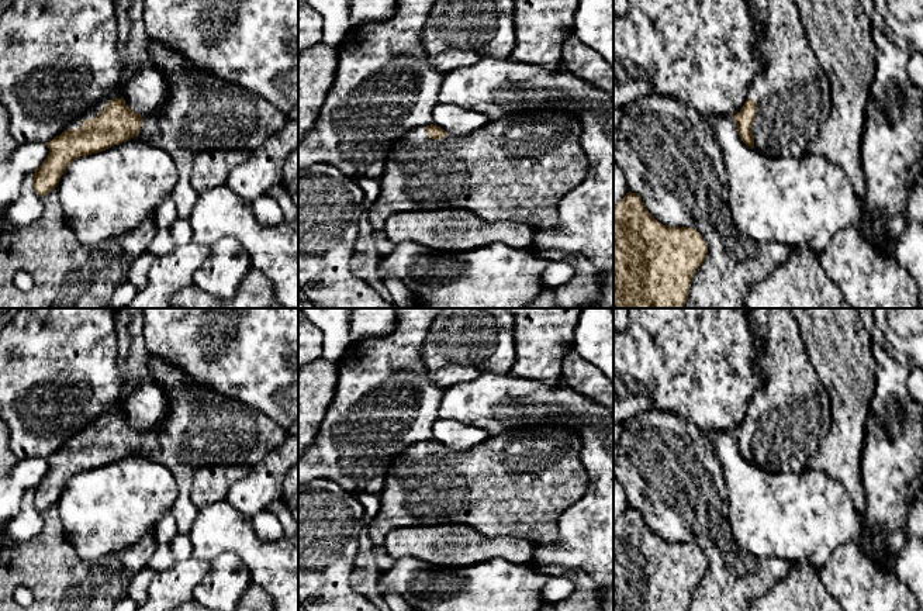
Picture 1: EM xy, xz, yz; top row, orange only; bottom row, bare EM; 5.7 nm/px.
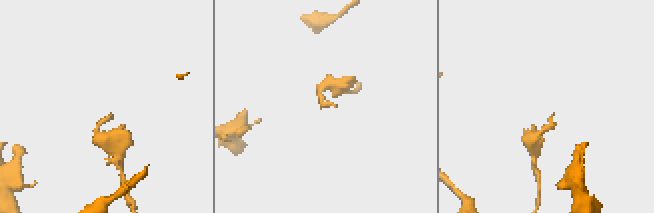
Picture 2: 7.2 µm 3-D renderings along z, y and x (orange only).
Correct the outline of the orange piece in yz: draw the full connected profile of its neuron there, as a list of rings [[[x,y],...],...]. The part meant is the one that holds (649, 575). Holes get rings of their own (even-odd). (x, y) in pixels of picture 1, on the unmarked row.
[[[628,507],[613,522],[613,611],[688,611],[691,596],[706,573],[702,550],[688,542],[666,542],[646,524],[637,508]]]

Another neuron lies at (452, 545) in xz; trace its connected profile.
[[[438,524],[393,529],[383,550],[395,560],[409,556],[433,566],[467,567],[490,559],[529,565],[535,545],[516,536],[485,536],[469,525]]]

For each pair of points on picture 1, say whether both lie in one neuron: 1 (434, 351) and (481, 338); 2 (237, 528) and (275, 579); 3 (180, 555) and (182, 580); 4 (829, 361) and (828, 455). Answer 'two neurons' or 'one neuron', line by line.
1: one neuron
2: one neuron
3: two neurons
4: one neuron

